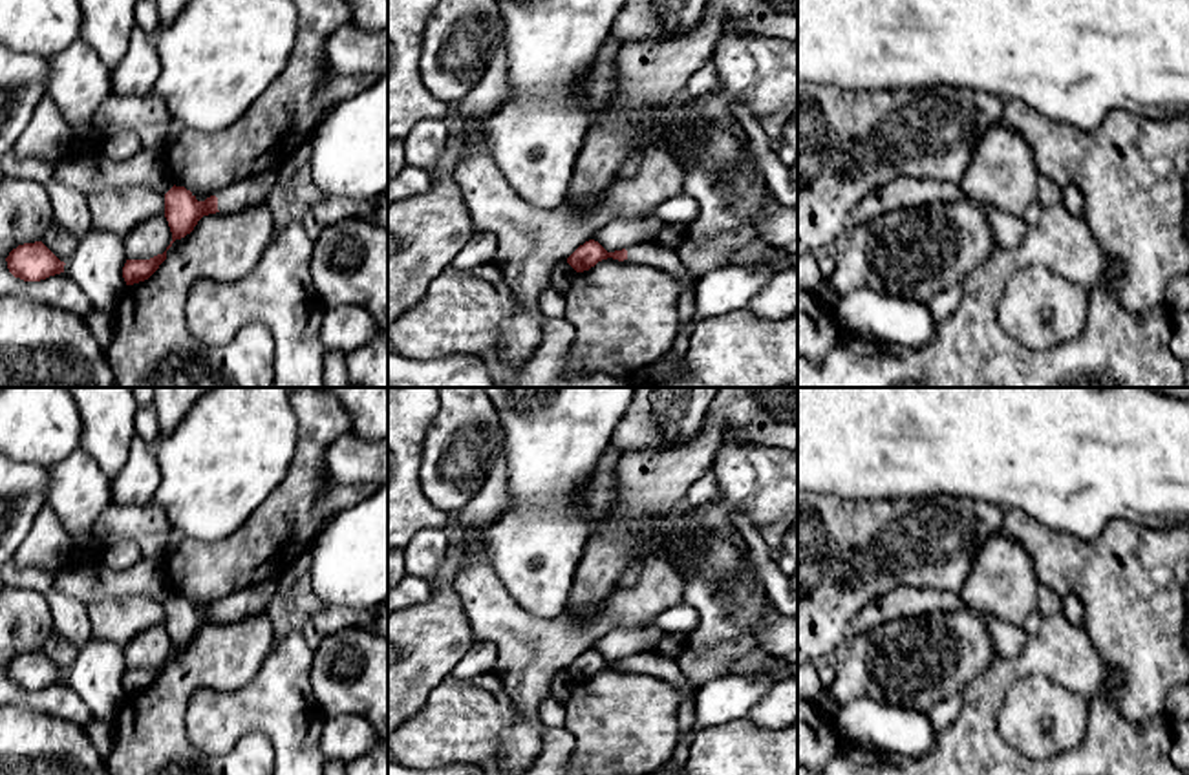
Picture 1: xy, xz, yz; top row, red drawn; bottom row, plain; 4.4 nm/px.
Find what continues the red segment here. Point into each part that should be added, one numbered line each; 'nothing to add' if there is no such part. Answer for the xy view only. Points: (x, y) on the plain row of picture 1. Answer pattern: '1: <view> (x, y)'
1: xy (257, 598)

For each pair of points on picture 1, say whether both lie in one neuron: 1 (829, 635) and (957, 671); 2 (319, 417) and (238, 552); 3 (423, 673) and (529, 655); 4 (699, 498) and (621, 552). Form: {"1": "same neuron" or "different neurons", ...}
{"1": "different neurons", "2": "same neuron", "3": "different neurons", "4": "different neurons"}

